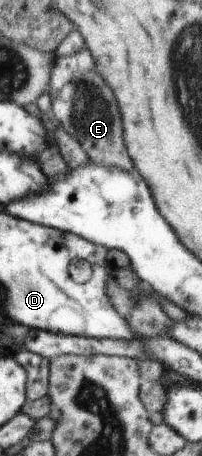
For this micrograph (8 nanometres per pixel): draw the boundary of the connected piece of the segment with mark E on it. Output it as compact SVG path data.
M88 49L72 56L57 57L51 72L49 93L55 123L81 142L89 160L99 165L114 165L122 171L134 169L122 139L122 117L118 103L110 87L106 87L104 79L96 73L96 65Z

